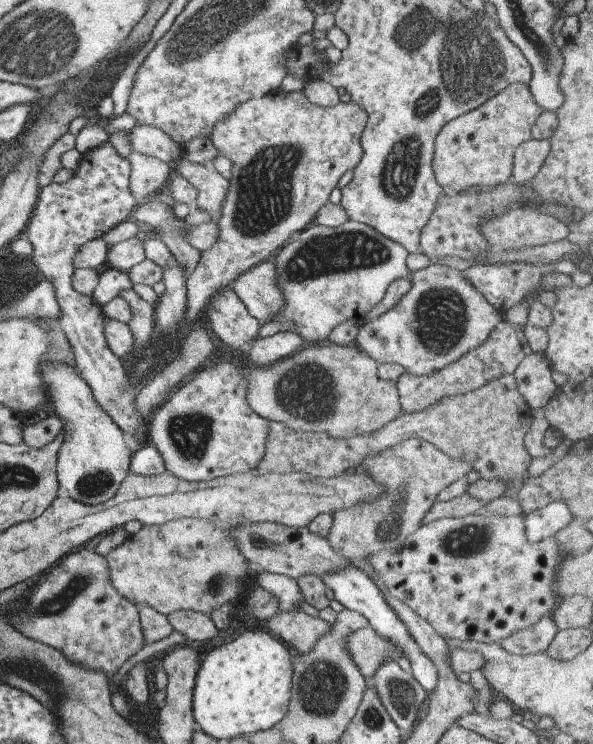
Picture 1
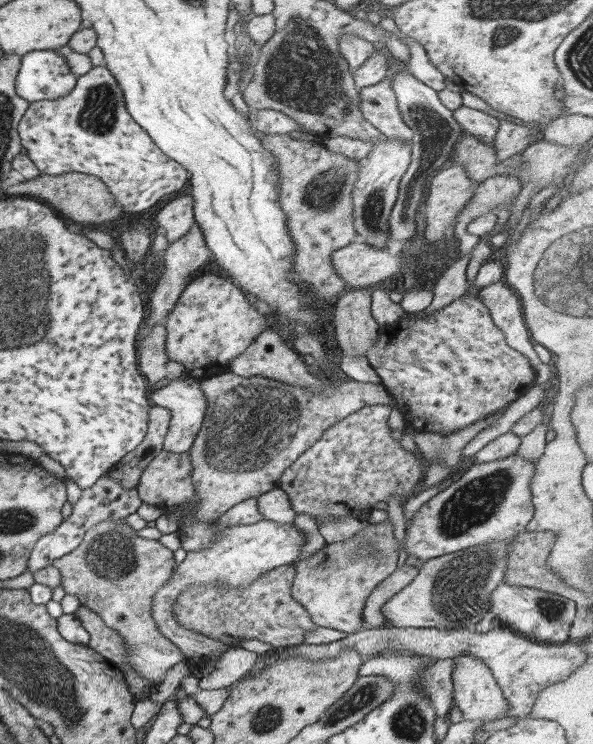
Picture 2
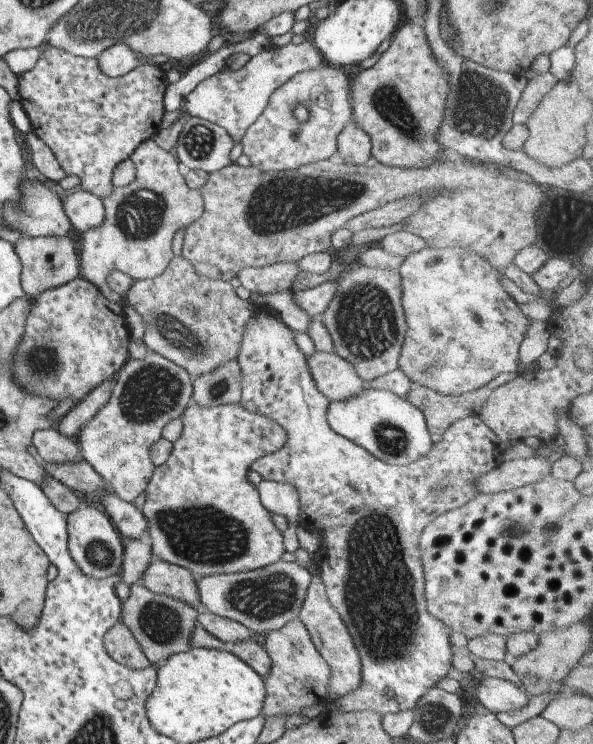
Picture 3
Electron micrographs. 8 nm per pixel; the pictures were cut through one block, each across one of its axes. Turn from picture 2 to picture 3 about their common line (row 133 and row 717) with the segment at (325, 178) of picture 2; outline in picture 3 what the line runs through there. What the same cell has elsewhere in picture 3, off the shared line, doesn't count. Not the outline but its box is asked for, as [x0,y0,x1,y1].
[260,617,329,718]

